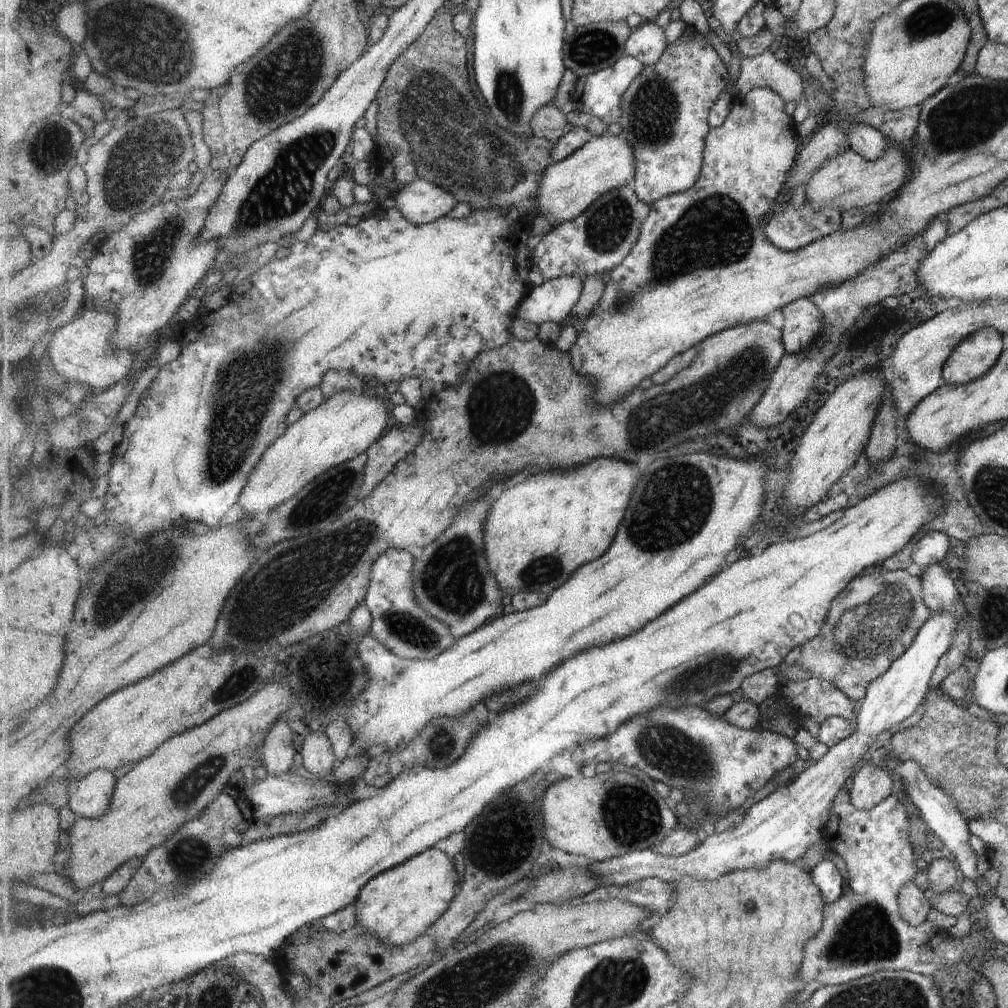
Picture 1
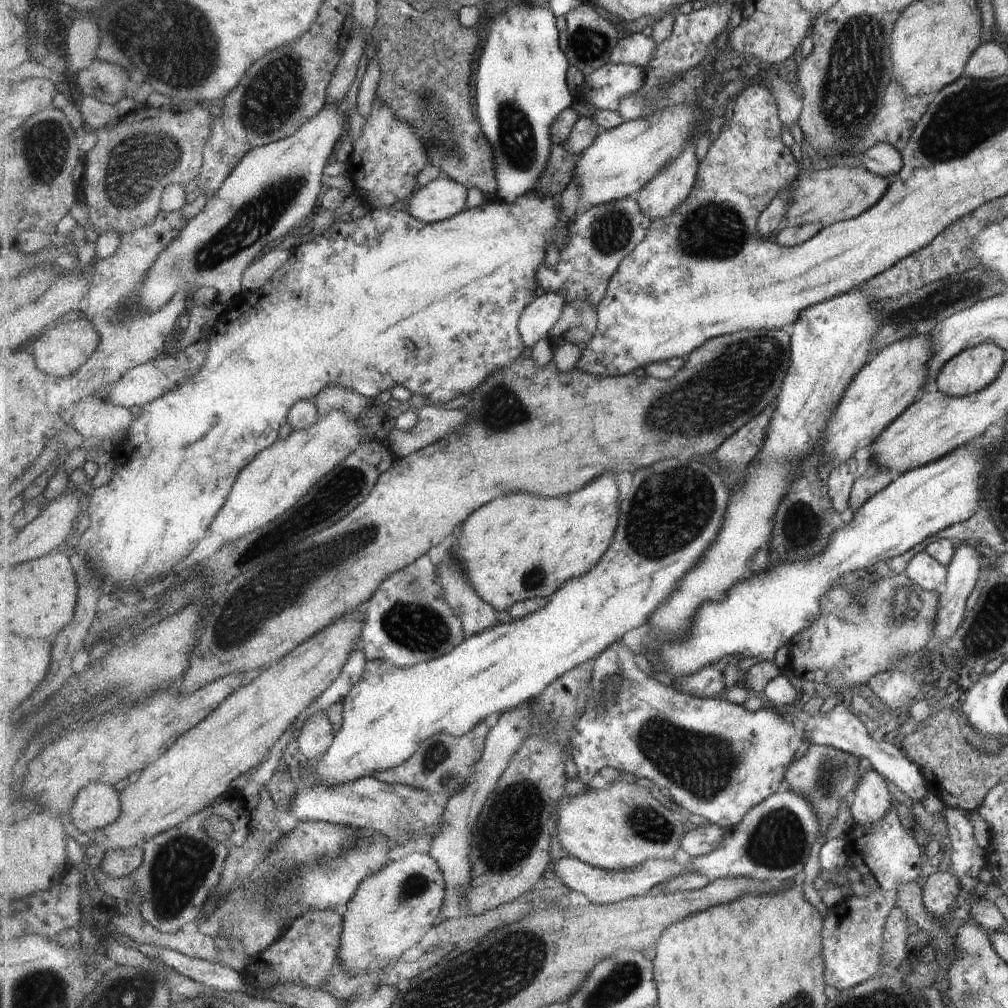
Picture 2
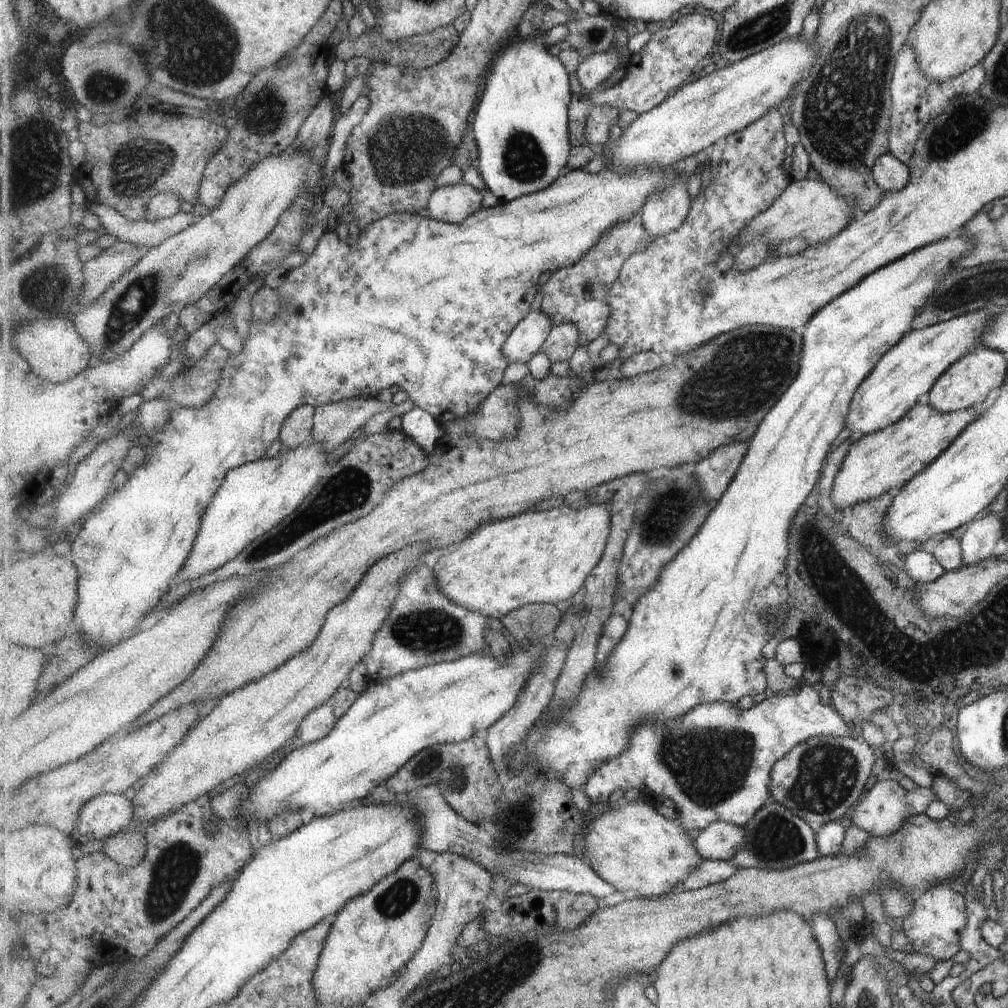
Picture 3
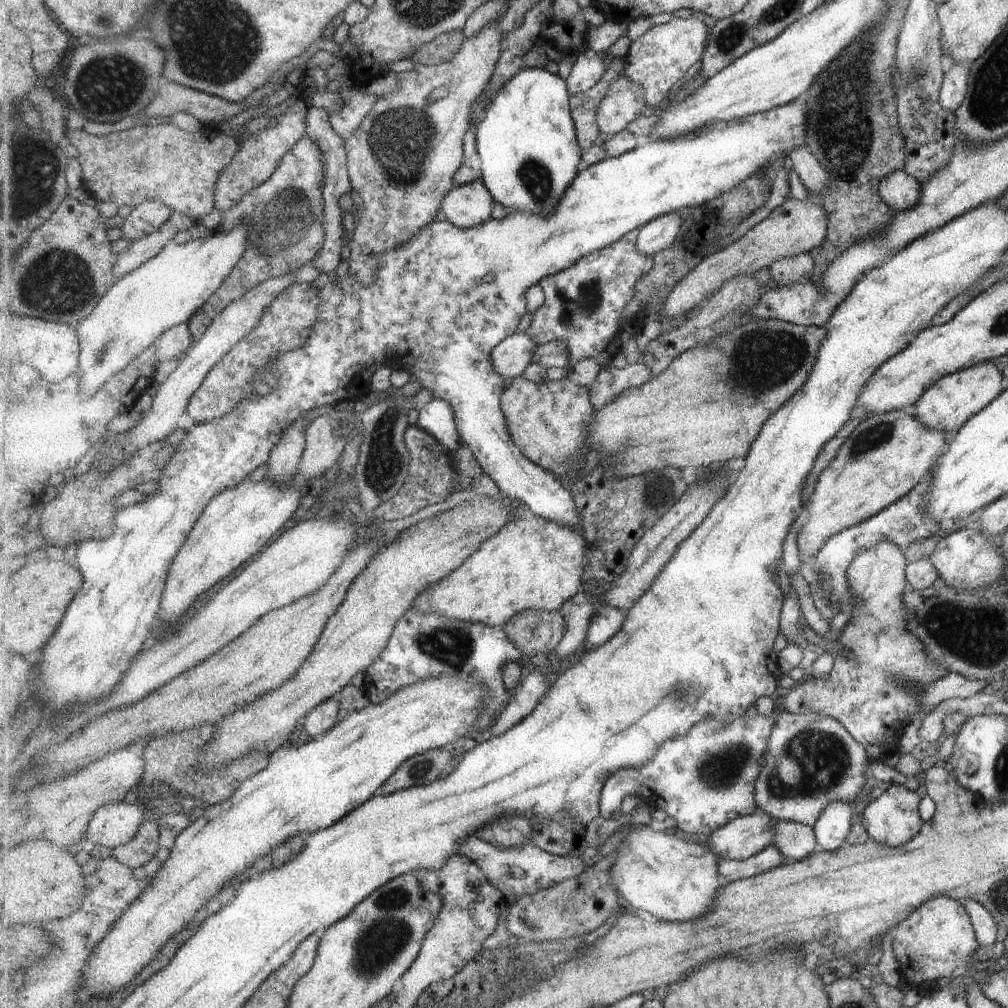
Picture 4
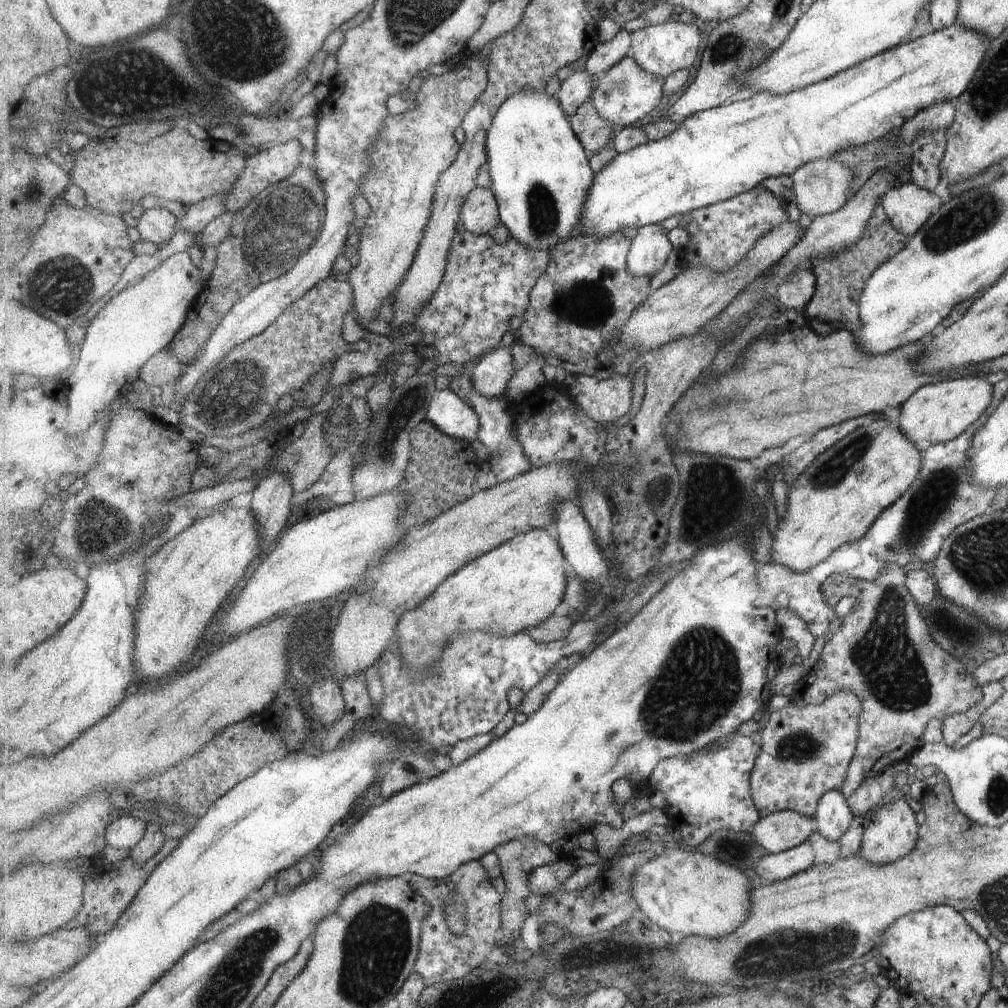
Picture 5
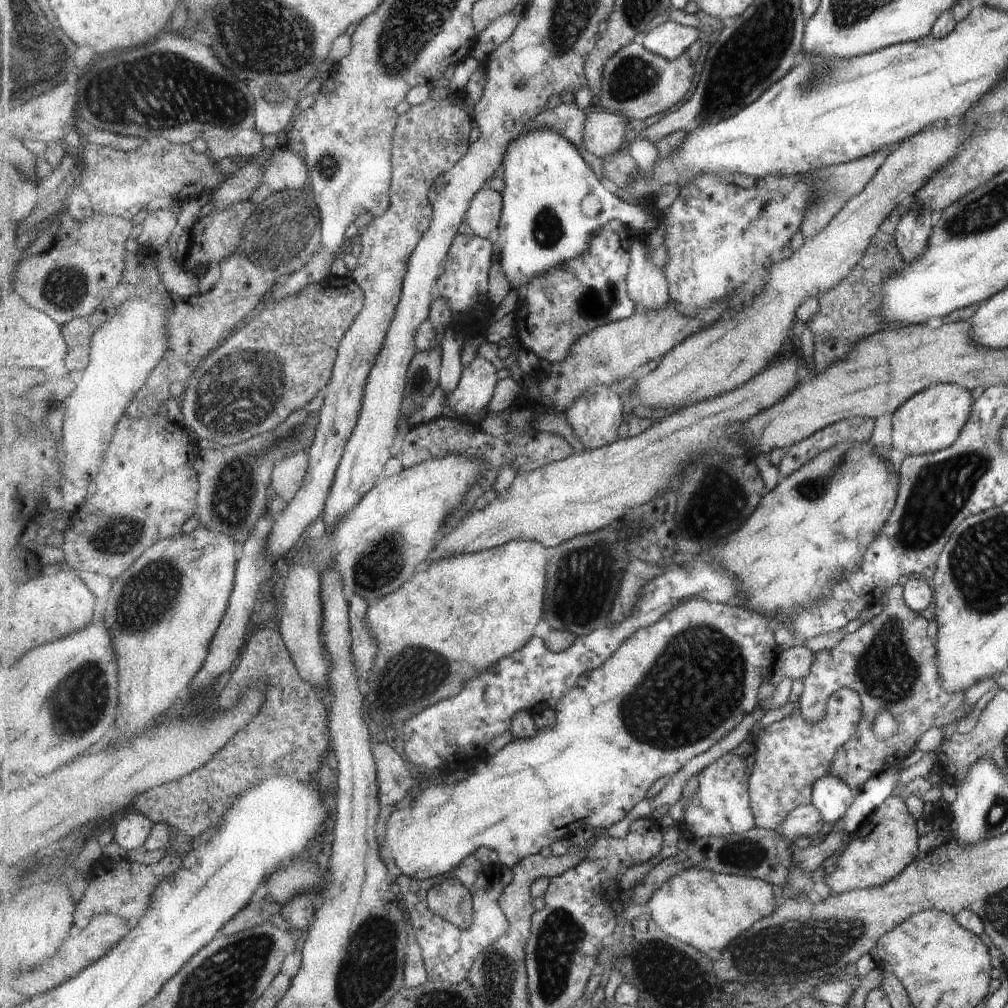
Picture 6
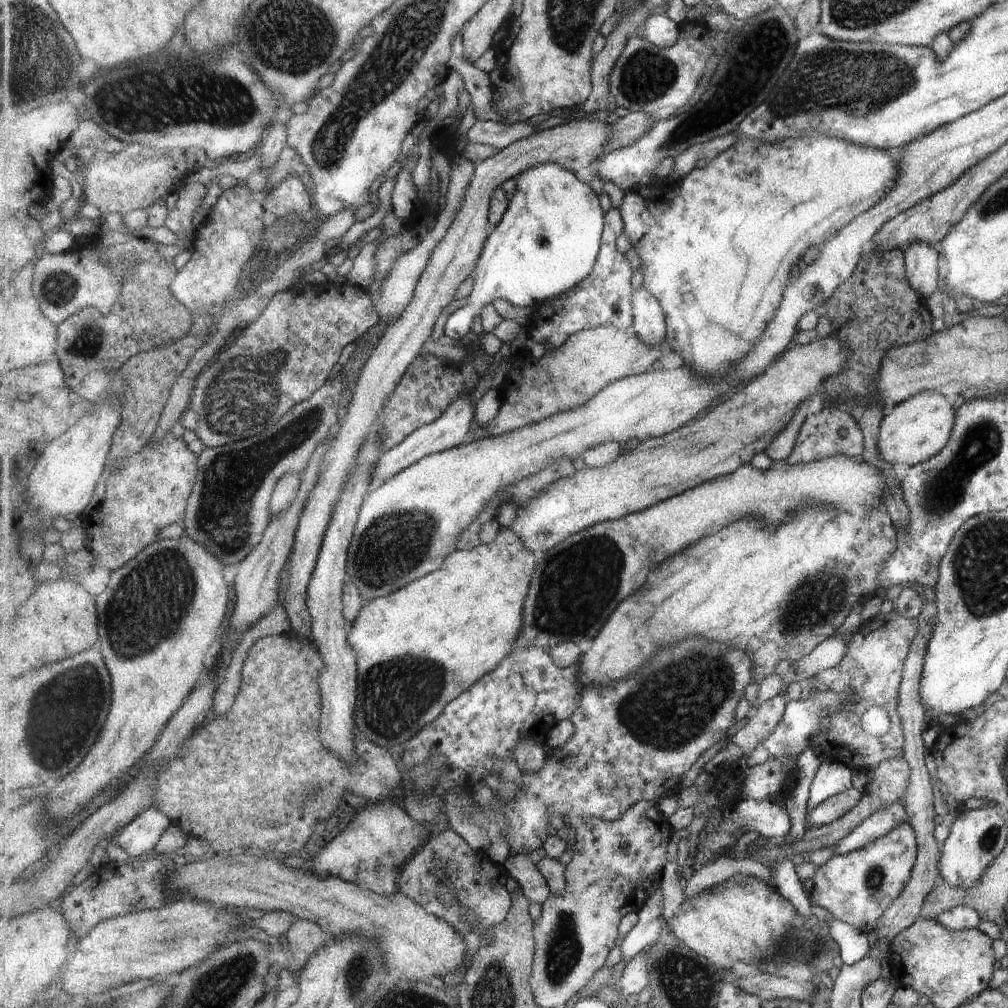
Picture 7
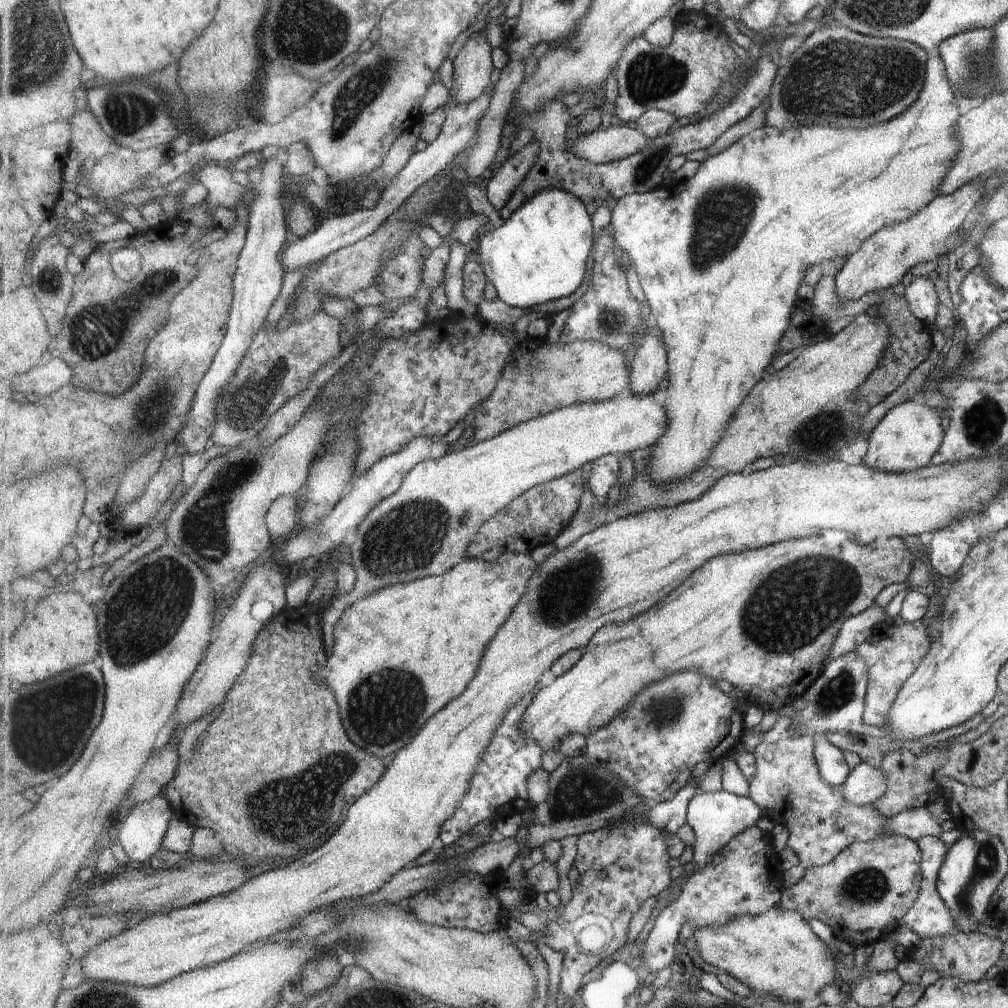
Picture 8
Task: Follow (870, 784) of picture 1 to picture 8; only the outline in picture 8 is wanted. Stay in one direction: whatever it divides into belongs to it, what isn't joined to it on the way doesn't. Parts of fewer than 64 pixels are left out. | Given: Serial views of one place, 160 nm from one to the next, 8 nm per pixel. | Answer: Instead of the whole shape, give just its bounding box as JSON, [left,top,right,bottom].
[779,835,921,947]

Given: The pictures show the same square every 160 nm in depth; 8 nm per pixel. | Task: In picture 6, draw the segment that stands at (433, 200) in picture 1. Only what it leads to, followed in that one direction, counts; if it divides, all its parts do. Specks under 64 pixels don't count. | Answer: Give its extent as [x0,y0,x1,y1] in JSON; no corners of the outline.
[466,189,503,241]

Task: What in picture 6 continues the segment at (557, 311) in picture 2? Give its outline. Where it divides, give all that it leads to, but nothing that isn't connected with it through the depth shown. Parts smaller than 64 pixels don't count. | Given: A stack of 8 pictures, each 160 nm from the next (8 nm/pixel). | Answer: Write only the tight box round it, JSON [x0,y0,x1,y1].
[448,353,498,417]

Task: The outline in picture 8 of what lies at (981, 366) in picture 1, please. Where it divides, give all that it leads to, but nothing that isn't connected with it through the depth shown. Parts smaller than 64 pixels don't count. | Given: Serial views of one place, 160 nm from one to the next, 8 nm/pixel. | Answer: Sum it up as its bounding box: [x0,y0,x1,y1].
[861,401,942,473]

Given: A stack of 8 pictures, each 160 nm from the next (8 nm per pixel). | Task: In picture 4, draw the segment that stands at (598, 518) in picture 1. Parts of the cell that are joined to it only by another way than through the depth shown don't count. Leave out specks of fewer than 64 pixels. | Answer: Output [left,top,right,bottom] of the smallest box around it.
[413,514,589,628]

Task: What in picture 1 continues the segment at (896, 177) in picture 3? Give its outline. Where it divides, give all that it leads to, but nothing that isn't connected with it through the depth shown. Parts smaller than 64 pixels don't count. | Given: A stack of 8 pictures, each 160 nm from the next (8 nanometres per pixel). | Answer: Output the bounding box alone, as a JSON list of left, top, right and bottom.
[848,122,887,161]

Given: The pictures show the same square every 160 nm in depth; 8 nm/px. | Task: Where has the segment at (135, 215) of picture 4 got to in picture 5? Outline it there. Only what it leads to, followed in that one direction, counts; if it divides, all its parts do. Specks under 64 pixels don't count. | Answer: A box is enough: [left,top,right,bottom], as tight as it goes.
[137,208,178,247]

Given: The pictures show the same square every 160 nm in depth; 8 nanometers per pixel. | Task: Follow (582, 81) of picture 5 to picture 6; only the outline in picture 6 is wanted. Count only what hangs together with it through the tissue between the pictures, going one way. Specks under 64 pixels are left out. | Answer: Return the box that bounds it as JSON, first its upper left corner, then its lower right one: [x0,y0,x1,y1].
[522,102,604,177]

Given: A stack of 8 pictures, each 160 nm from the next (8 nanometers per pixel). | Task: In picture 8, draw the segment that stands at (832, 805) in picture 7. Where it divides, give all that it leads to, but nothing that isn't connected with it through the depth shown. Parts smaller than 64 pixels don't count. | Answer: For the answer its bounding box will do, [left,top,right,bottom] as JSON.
[842,761,886,805]

